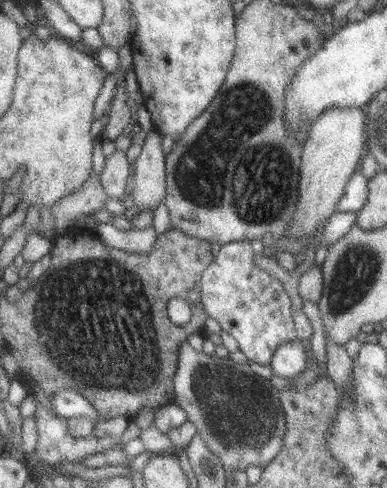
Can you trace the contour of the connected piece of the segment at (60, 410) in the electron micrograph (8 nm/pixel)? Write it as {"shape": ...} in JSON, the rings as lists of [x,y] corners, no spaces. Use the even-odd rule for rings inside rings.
{"shape":[[[63,388],[48,397],[52,403],[53,411],[62,418],[80,418],[85,416],[93,423],[100,422],[104,418],[79,392]]]}

